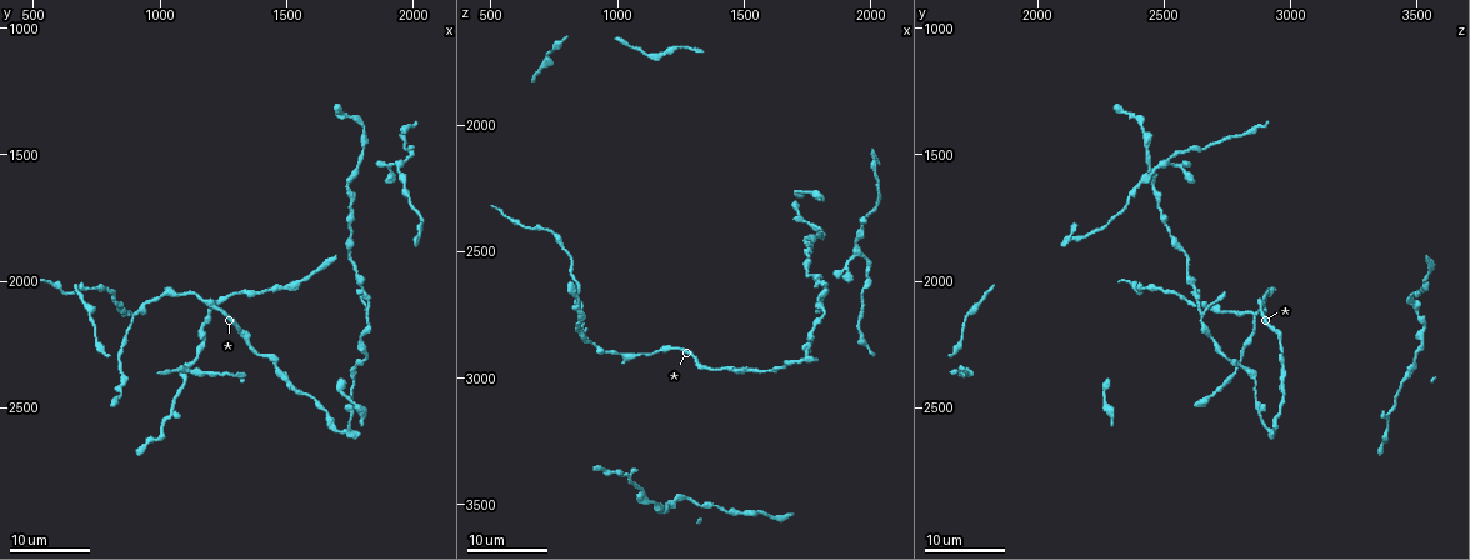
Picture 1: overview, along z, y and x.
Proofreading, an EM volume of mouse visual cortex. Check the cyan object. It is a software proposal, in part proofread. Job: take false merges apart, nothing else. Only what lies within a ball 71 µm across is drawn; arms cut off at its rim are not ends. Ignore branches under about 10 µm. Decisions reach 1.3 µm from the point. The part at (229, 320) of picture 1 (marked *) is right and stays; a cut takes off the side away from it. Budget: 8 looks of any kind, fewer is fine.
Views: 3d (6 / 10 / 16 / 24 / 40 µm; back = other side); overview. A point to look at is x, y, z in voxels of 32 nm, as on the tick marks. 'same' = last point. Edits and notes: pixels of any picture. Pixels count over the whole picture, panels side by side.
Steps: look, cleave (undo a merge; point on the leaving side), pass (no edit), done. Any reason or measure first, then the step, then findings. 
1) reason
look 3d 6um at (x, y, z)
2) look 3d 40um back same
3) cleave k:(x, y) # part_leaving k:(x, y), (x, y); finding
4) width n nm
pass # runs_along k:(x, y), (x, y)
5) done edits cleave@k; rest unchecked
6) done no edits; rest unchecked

look 3d 24um at (1230, 2070, 3480)

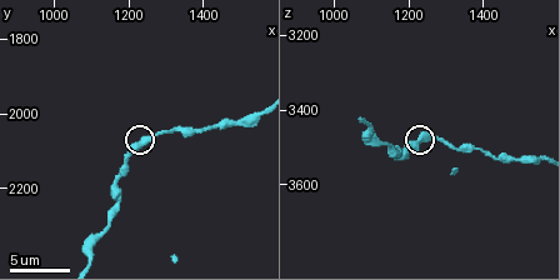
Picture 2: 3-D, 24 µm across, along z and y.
look 3d 10um at (1230, 2070, 3480)

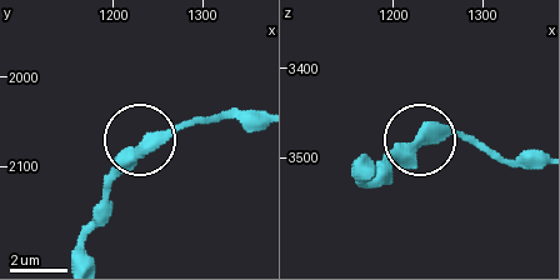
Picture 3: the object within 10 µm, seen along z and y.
pass # continuous, no second cell

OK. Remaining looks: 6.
three-way junction
look 3d 24um at (900, 2120, 2860)

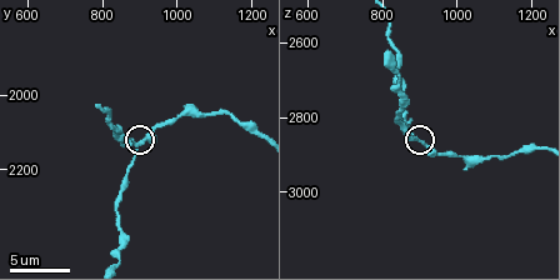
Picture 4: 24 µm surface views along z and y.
zoom in
look 3d 6um same

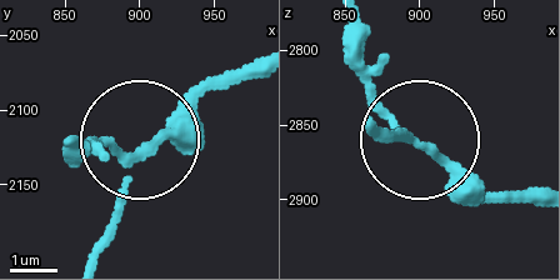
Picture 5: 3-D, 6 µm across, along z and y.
arms 3
pass # runs_along 5:(253, 60), (149, 139), (110, 243); continuous, no second cell

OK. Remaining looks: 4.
sudden change in width
look 3d 16um at (620, 2050, 2390)

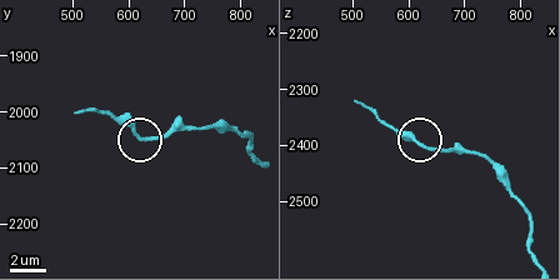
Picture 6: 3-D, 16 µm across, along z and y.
look 3d 6um at (620, 2040, 2400)

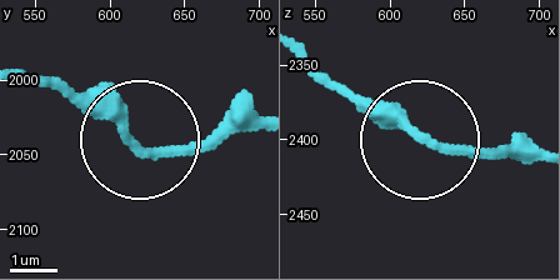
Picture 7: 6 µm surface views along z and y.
width 240 nm
pass # all the same cell

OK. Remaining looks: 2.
two arms in line, one across
look 3d 16um at (1940, 1530, 2490)

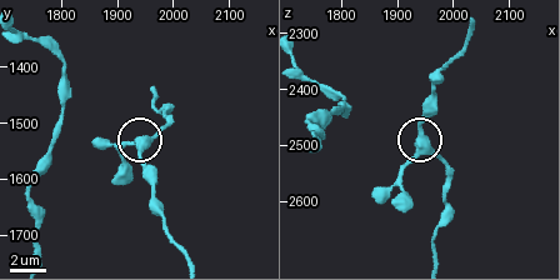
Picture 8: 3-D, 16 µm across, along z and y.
look 3d 10um at (1945, 1535, 2485)

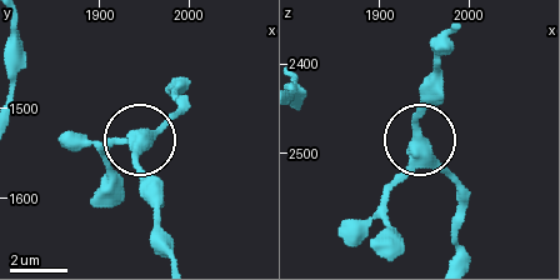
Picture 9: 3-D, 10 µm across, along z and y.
arms 3
pass # all the same cell

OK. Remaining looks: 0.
done no edits; rest unchecked

